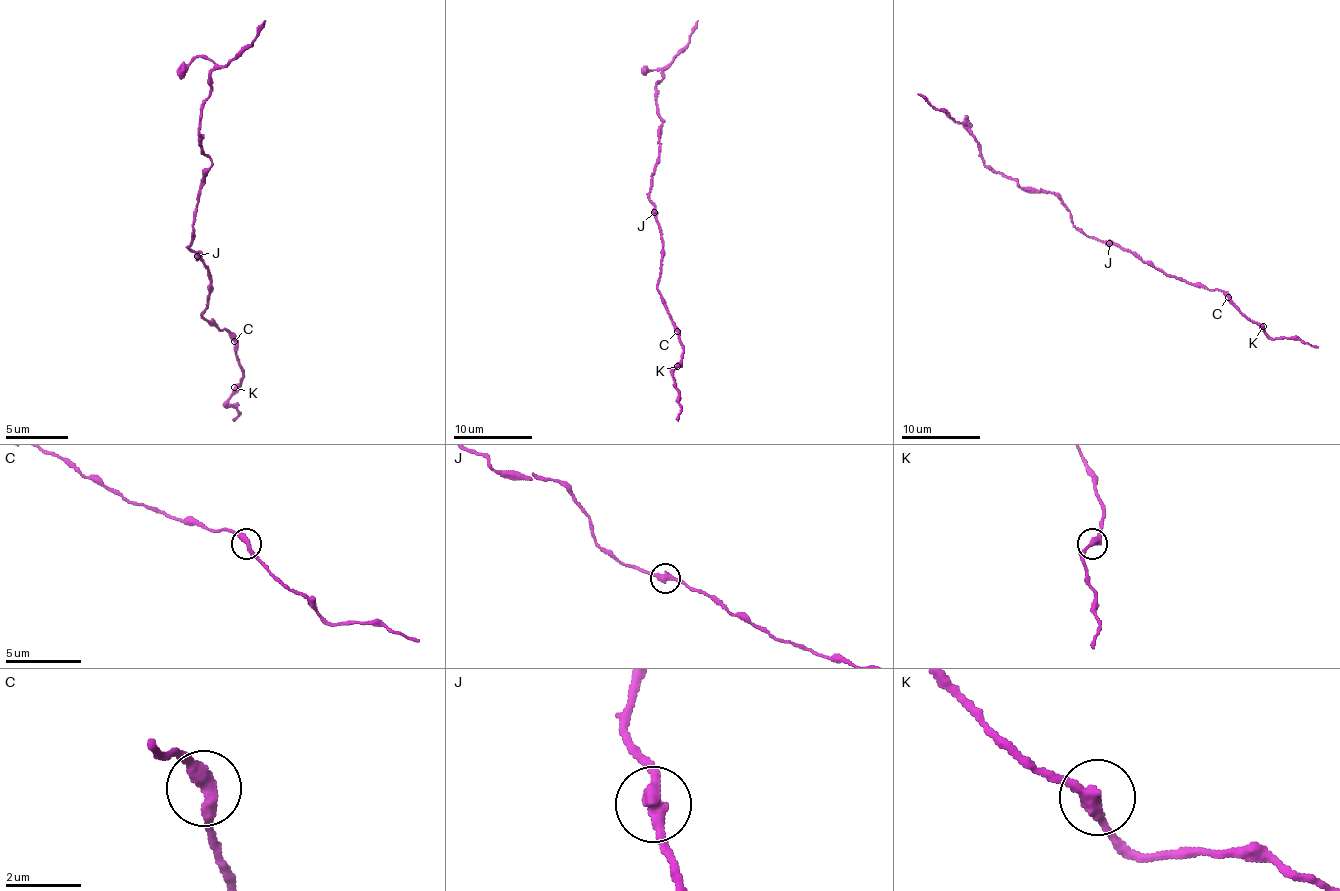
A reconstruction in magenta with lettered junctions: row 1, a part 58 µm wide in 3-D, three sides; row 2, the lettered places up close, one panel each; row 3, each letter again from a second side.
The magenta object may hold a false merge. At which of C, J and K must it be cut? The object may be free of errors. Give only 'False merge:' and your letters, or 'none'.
False merge: none

